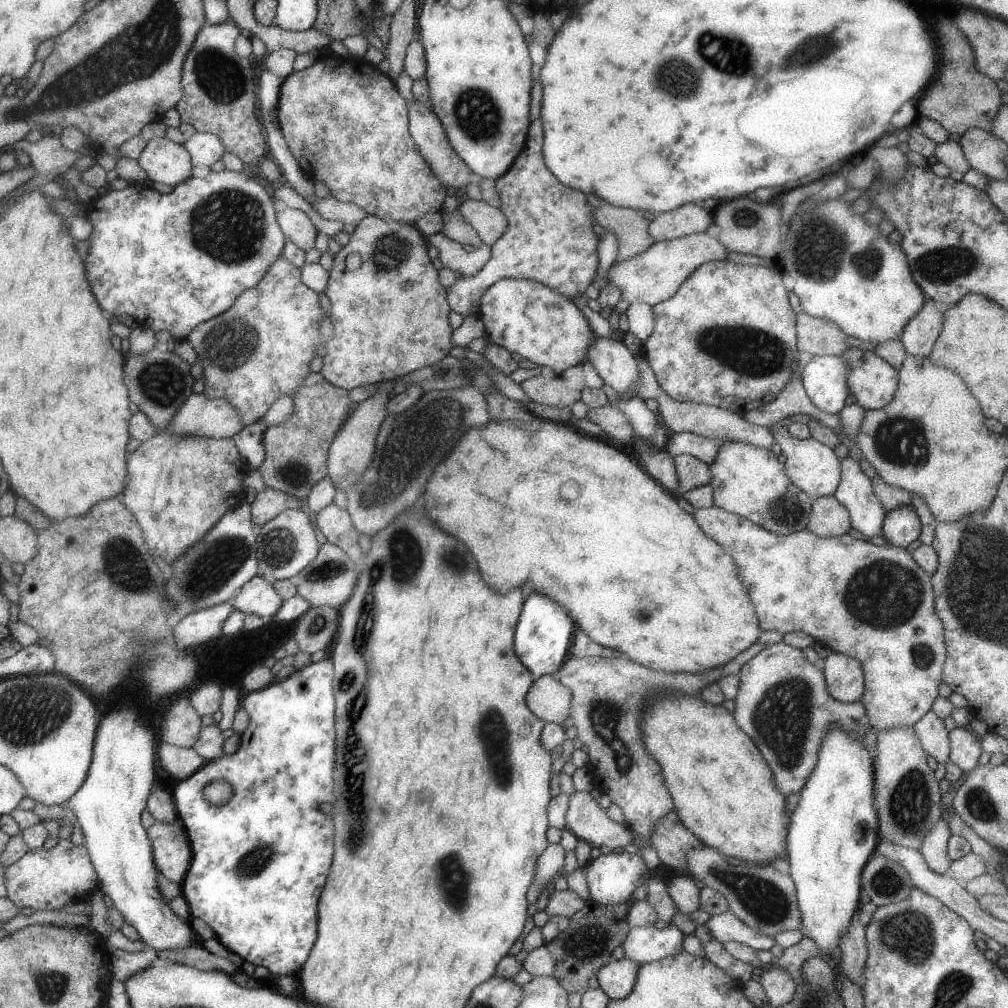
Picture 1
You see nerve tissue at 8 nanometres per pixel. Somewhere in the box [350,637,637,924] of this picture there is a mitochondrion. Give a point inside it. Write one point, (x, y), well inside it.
(496, 746)

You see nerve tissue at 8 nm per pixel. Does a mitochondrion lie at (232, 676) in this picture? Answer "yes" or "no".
no

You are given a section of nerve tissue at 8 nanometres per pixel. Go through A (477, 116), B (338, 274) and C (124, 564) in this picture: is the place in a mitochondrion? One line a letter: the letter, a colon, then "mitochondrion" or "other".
A: mitochondrion
B: other
C: mitochondrion

